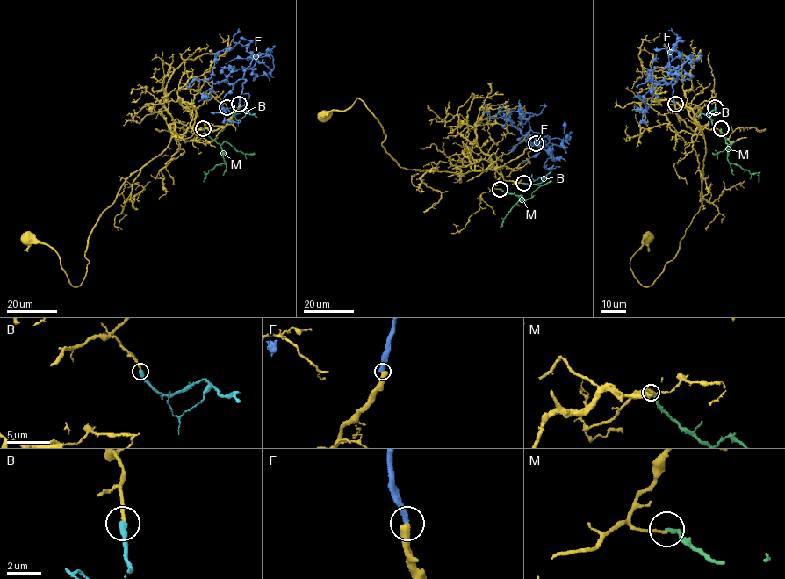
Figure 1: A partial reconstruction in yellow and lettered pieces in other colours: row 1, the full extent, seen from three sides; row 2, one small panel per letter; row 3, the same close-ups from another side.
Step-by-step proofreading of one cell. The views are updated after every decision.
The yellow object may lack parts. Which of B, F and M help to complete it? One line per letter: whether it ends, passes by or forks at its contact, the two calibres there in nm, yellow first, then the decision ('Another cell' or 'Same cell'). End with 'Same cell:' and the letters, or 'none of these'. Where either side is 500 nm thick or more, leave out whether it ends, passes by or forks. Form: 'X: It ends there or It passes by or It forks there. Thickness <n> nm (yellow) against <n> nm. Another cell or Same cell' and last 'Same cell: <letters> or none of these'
B: It ends there. Thickness 200 nm (yellow) against 400 nm. Same cell
F: Thickness 500 nm (yellow) against 400 nm. Another cell
M: It ends there. Thickness 170 nm (yellow) against 280 nm. Another cell
Same cell: B

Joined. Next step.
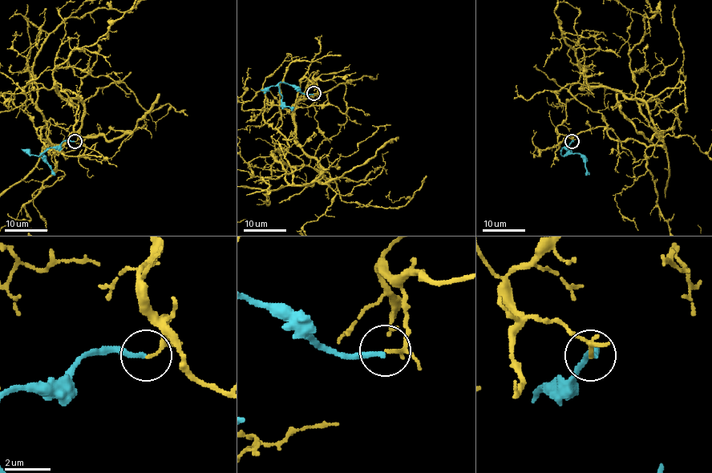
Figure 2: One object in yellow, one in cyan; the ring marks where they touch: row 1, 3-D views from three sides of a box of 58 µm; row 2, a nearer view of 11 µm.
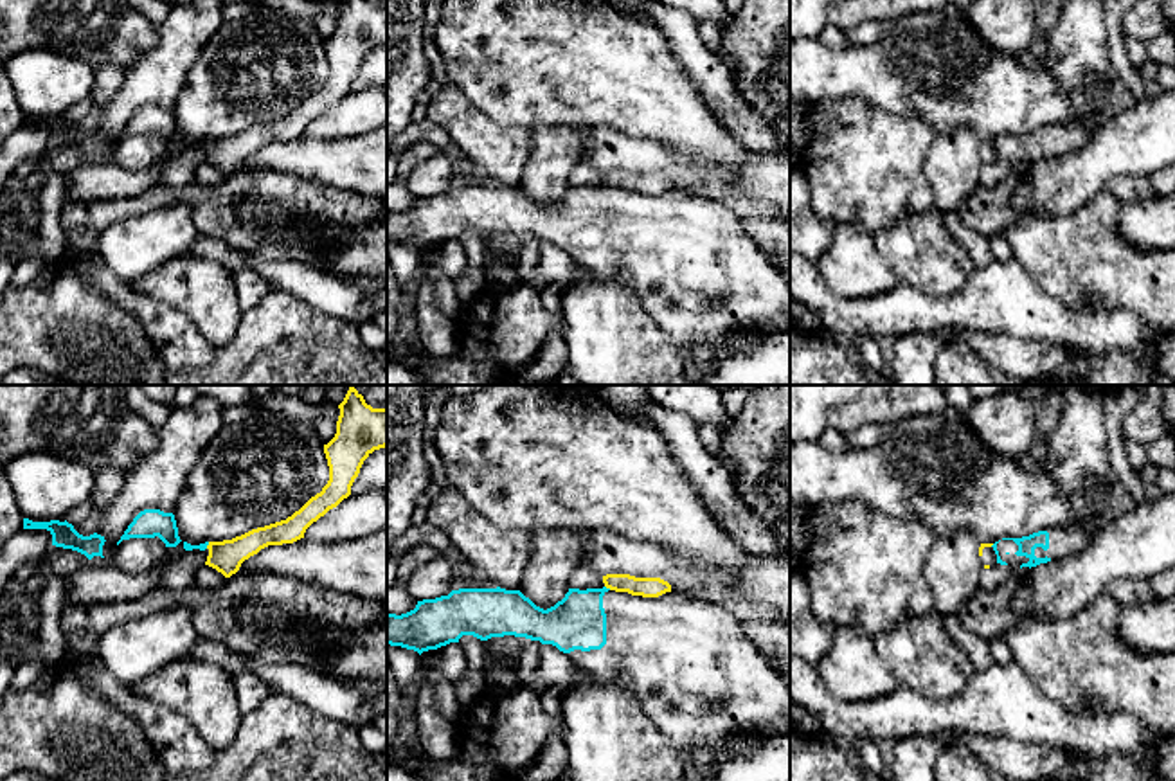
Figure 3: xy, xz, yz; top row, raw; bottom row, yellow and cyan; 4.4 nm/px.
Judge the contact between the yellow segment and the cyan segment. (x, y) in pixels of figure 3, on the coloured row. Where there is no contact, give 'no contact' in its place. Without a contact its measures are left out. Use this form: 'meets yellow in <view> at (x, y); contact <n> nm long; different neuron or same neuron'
meets yellow in xz at (609, 587); contact 40 nm long; different neuron

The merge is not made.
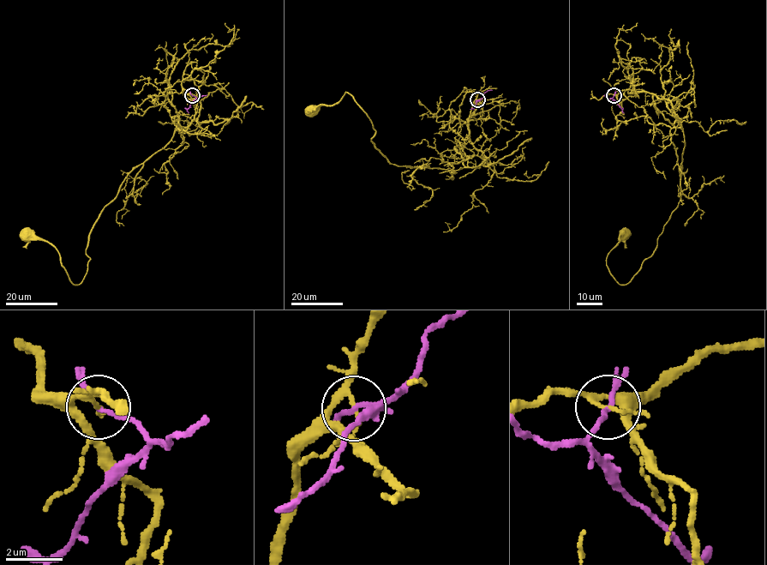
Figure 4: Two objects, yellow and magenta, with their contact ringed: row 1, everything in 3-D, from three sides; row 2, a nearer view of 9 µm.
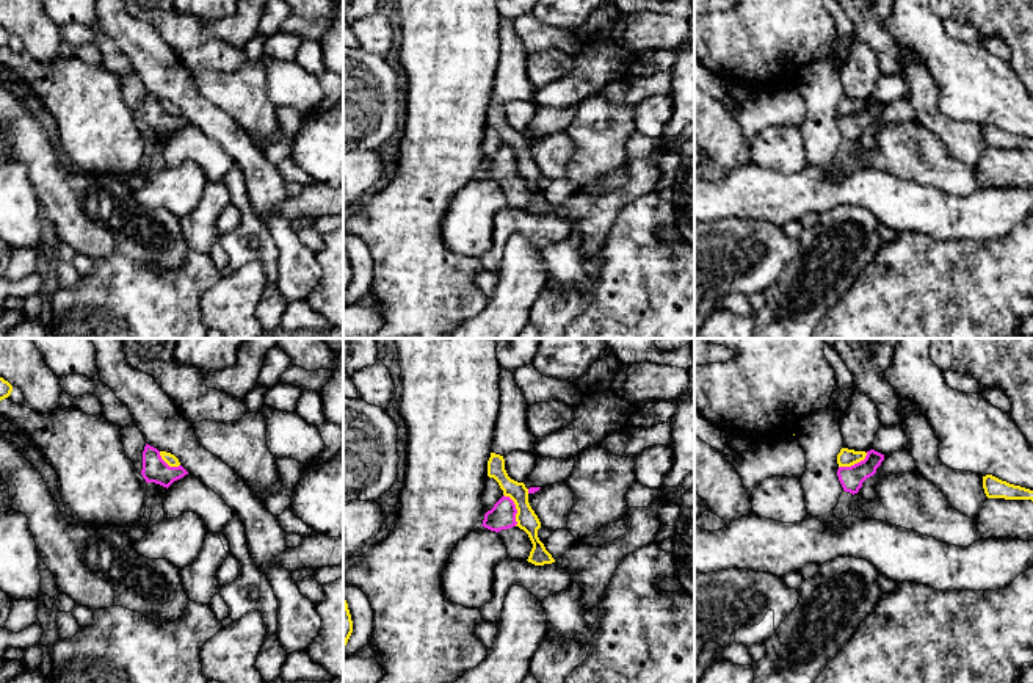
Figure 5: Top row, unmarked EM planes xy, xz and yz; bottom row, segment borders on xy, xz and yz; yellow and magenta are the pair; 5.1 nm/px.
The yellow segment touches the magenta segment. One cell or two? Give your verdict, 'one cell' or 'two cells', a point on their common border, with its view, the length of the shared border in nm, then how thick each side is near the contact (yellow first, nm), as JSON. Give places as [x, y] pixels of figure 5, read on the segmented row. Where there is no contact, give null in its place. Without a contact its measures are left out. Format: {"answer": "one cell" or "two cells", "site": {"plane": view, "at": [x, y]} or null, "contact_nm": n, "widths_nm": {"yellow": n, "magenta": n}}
{"answer": "two cells", "site": {"plane": "xz", "at": [516, 508]}, "contact_nm": 180, "widths_nm": {"yellow": 110, "magenta": 140}}

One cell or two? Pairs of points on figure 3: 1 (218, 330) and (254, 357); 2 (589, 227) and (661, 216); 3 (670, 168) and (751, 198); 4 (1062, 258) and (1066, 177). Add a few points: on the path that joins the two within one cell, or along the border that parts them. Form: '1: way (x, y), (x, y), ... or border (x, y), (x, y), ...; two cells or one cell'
1: border (243, 312), (238, 332), (216, 348); two cells
2: way (607, 222), (643, 222); one cell
3: way (690, 179), (731, 189); one cell
4: border (1100, 193), (1069, 215), (1022, 218); two cells

